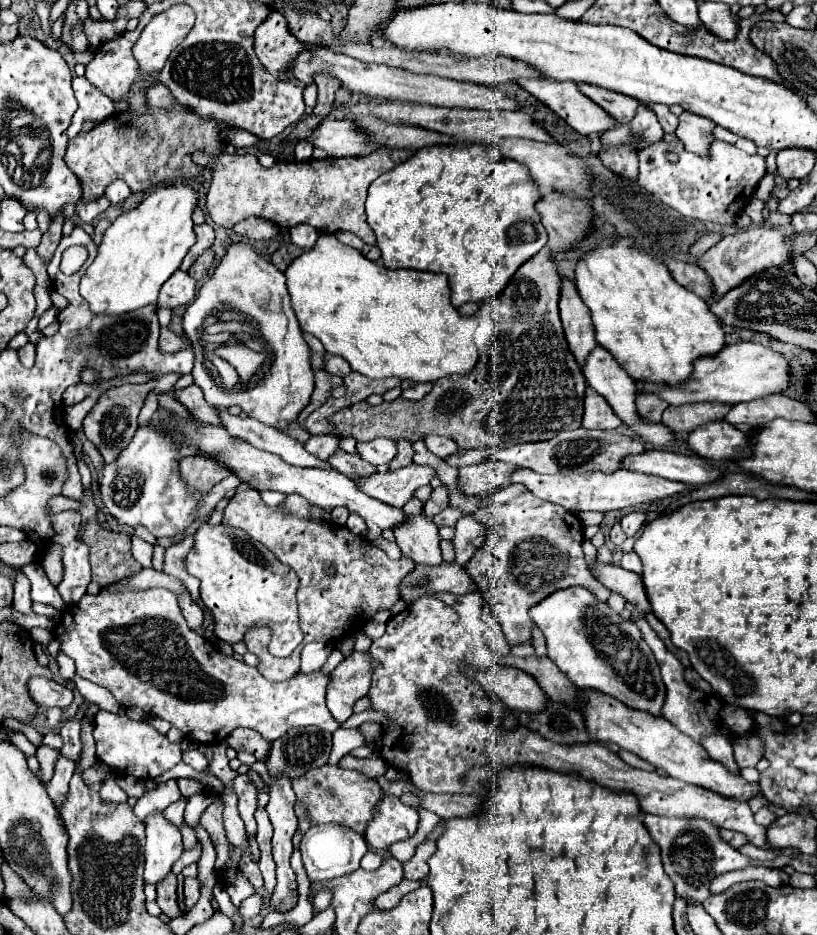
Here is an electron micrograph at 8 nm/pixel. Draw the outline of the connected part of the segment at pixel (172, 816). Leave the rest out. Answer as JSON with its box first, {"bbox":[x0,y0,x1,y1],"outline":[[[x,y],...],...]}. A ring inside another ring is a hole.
{"bbox":[163,796,187,826],"outline":[[[181,796],[177,802],[169,804],[169,806],[163,810],[163,814],[165,814],[171,822],[175,822],[175,826],[181,826],[181,822],[183,822],[183,810],[185,810],[185,804],[187,804],[187,798],[185,798],[185,796]]]}

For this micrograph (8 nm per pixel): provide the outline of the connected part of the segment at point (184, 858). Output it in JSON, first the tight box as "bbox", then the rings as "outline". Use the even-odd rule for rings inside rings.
{"bbox":[173,844,201,874],"outline":[[[197,844],[197,846],[193,846],[191,850],[185,850],[185,852],[181,854],[181,858],[173,864],[173,874],[179,874],[187,864],[197,862],[197,860],[199,860],[199,856],[201,856],[201,846],[199,846],[199,844]]]}

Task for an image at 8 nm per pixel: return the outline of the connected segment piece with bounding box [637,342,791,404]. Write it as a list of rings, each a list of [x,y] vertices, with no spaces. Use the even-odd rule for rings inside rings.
[[[755,342],[731,344],[725,346],[715,356],[699,358],[695,362],[691,380],[681,388],[651,388],[651,384],[637,384],[639,390],[659,392],[659,396],[663,396],[663,400],[667,400],[669,404],[711,402],[711,400],[739,404],[739,402],[759,400],[771,394],[783,394],[789,386],[791,386],[791,364],[785,360],[785,356],[769,346]]]

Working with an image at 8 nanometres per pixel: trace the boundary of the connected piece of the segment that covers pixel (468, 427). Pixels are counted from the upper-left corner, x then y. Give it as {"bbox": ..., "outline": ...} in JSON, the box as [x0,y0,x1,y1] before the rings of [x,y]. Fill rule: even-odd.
{"bbox":[329,246,587,450],"outline":[[[545,246],[515,272],[501,294],[481,304],[479,314],[495,320],[497,338],[469,374],[437,380],[435,392],[431,390],[417,402],[399,396],[379,406],[357,402],[341,408],[329,416],[329,424],[335,428],[333,436],[353,436],[357,442],[369,442],[379,436],[415,442],[437,434],[455,440],[461,450],[469,450],[539,442],[549,440],[563,428],[579,428],[587,384],[563,336],[557,308],[561,292],[557,268],[559,264]]]}

